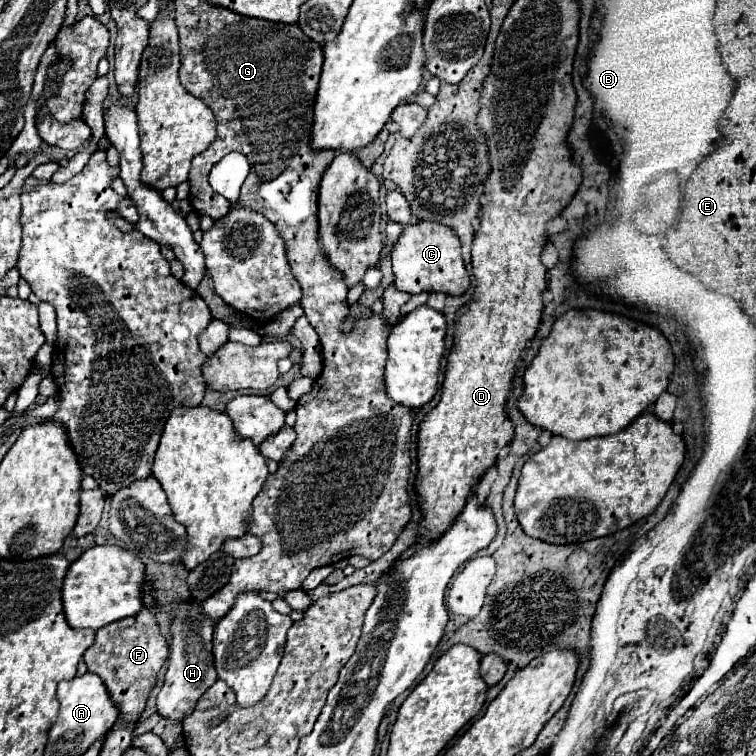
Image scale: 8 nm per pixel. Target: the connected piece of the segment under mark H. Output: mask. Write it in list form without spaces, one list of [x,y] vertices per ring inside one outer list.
[[[194,600],[172,604],[172,610],[176,614],[170,634],[172,634],[172,644],[170,644],[170,668],[166,672],[166,684],[162,686],[158,694],[158,714],[162,718],[168,718],[172,722],[182,722],[194,712],[196,702],[200,696],[218,680],[216,668],[214,668],[214,658],[212,658],[212,632],[214,624],[210,618],[206,618],[200,610],[200,604]]]

